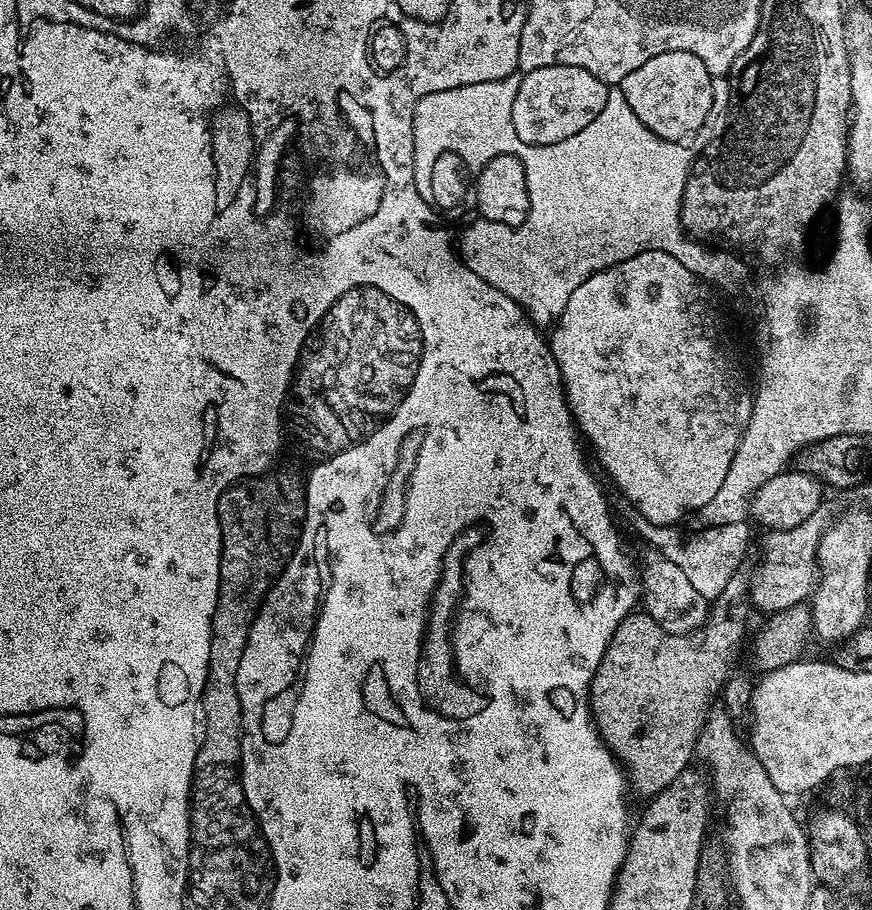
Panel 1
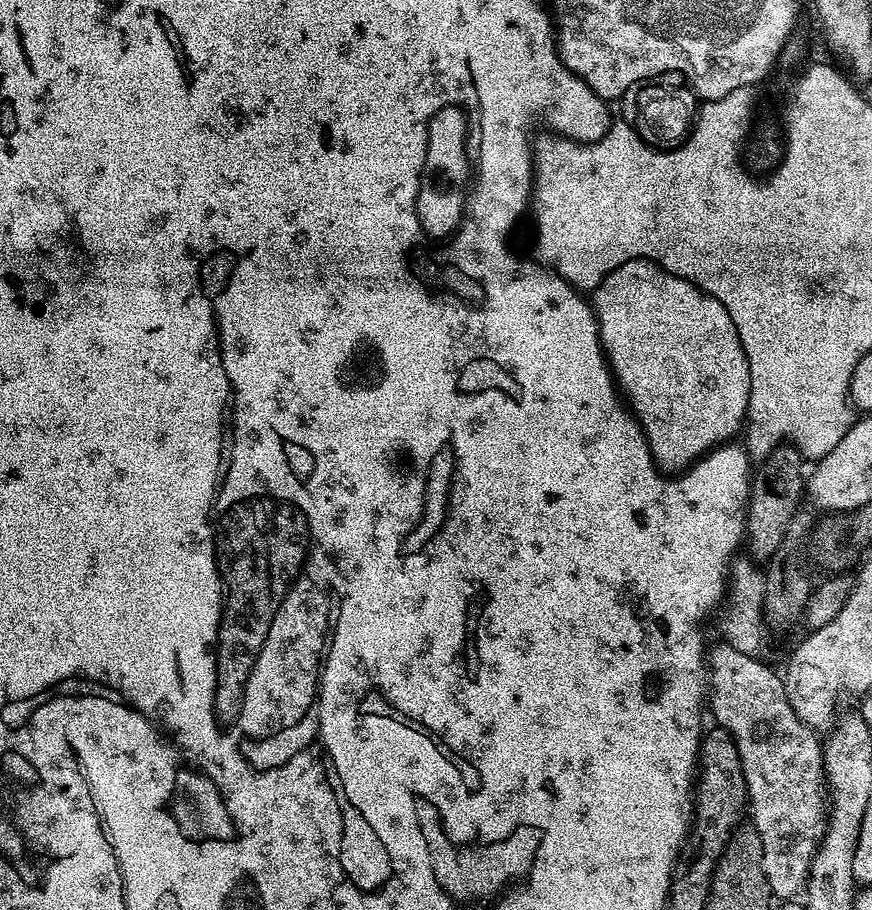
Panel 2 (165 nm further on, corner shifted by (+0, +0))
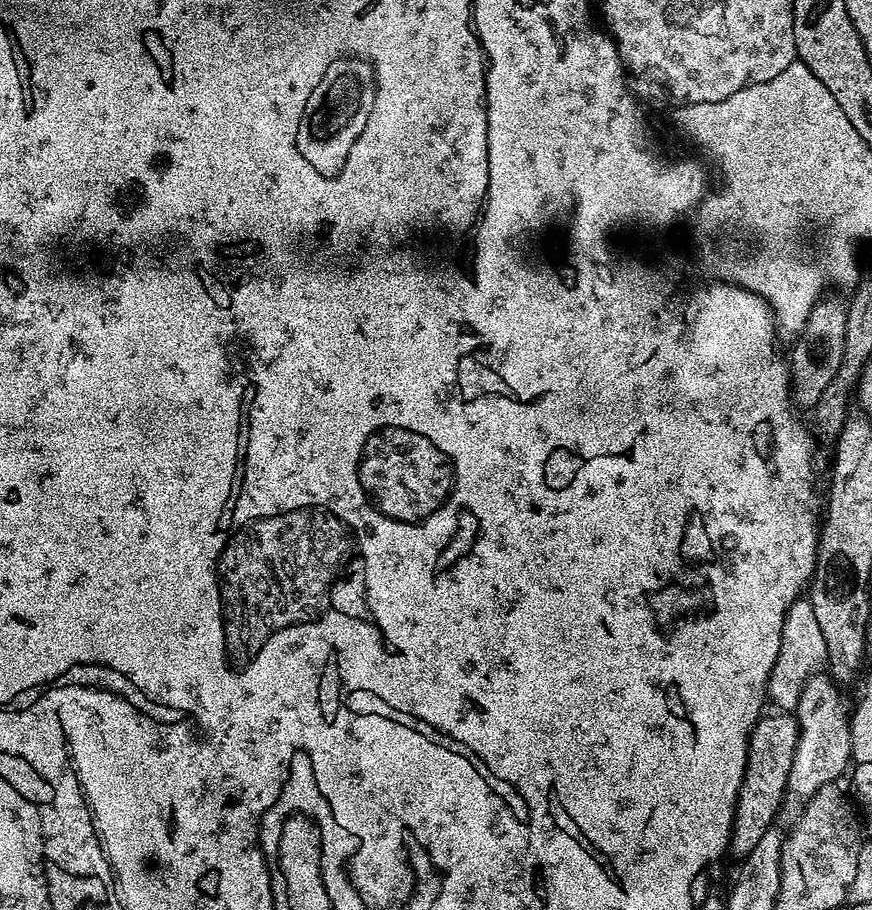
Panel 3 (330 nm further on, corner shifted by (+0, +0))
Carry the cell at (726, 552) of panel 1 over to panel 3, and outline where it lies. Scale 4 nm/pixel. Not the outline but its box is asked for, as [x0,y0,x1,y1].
[767,598,827,711]

